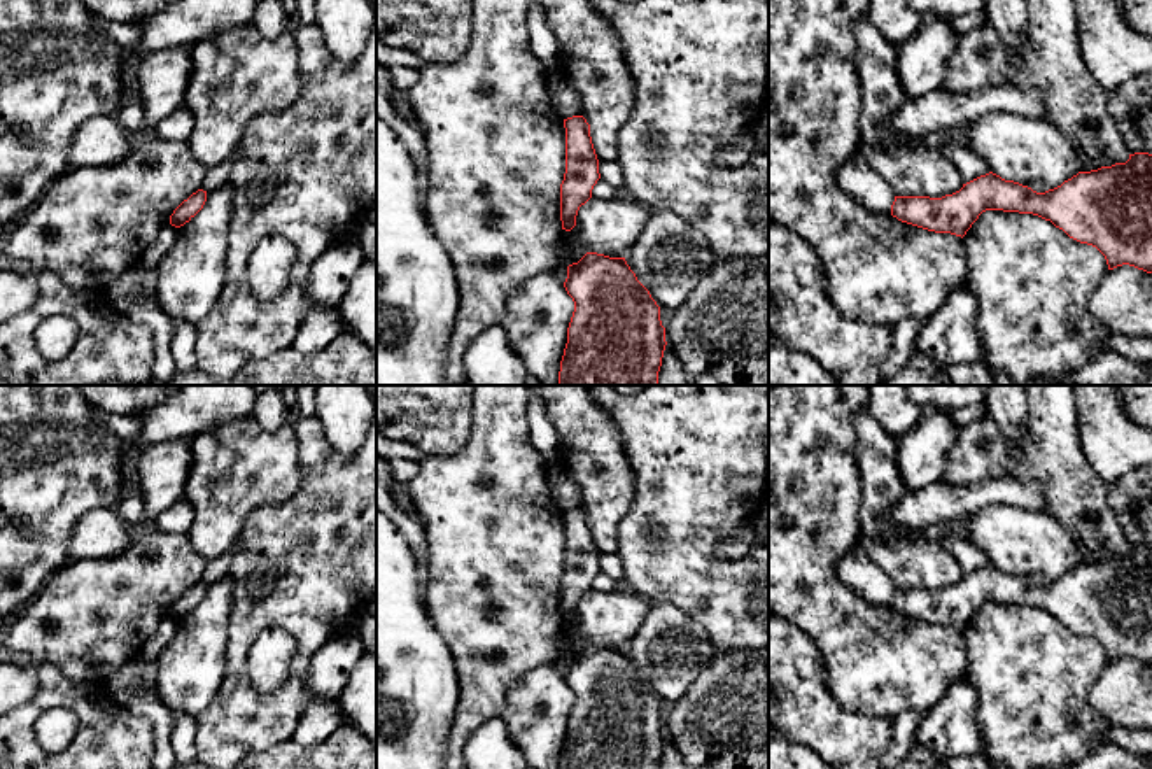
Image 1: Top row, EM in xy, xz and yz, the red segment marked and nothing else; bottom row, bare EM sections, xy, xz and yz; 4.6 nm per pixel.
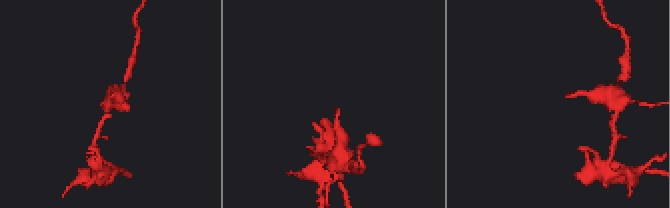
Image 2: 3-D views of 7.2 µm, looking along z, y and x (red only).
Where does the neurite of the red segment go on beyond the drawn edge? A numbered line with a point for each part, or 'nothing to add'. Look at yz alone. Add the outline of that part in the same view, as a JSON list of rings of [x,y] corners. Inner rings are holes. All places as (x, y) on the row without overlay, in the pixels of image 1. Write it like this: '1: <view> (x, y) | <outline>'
1: yz (856, 571) | [[[851,550],[839,559],[835,573],[840,583],[858,592],[872,606],[891,606],[896,587],[872,559]]]

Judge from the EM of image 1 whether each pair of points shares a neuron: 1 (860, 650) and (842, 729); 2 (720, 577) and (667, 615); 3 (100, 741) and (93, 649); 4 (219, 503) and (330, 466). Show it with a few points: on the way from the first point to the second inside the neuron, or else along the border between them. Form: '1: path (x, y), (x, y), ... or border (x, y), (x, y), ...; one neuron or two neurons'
1: border (823, 675), (830, 694), (842, 706), (888, 719); two neurons
2: border (653, 599), (676, 605), (697, 620), (708, 634); two neurons
3: border (58, 668), (79, 684), (100, 685); two neurons
4: border (296, 435), (302, 484), (291, 496), (273, 505); two neurons

